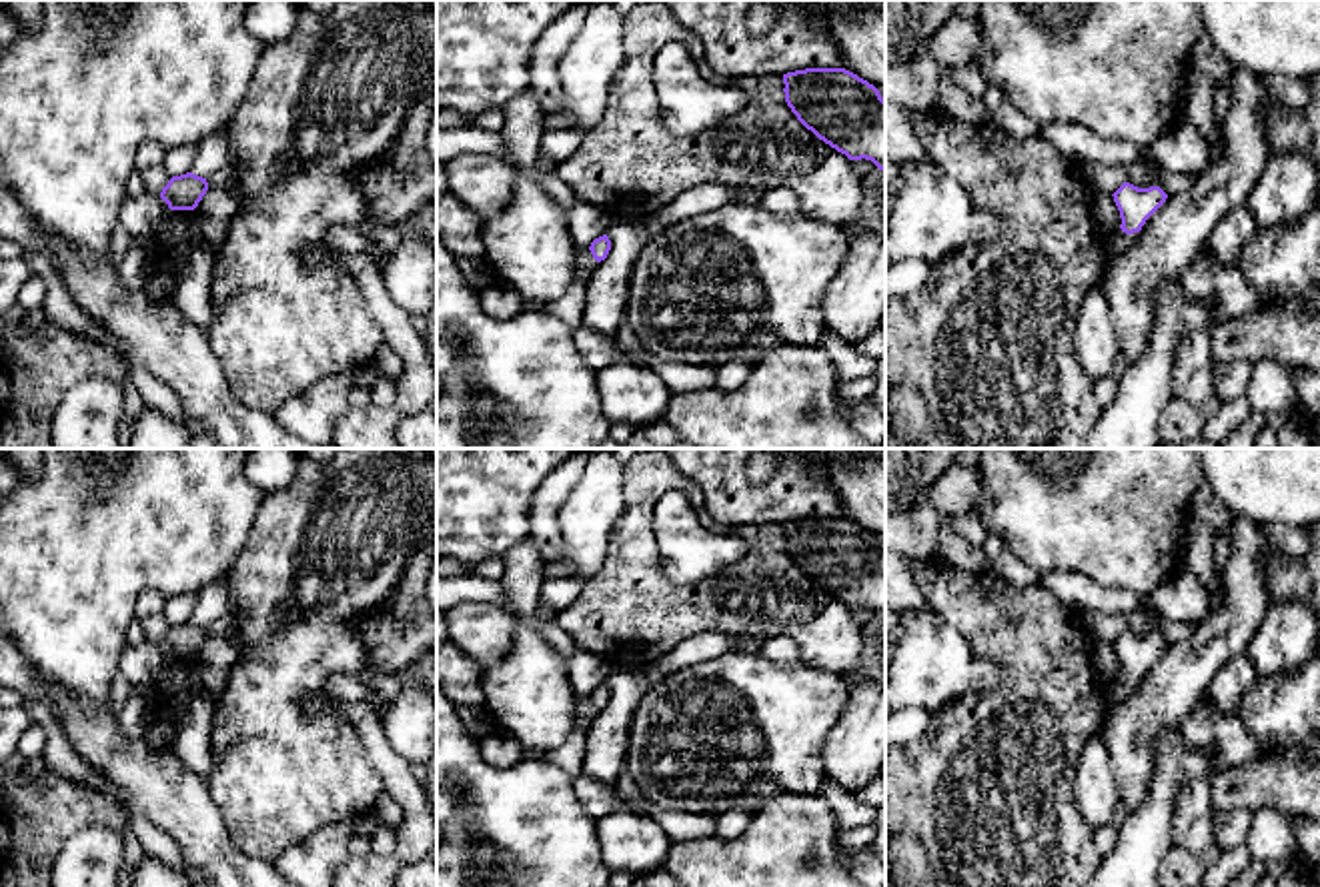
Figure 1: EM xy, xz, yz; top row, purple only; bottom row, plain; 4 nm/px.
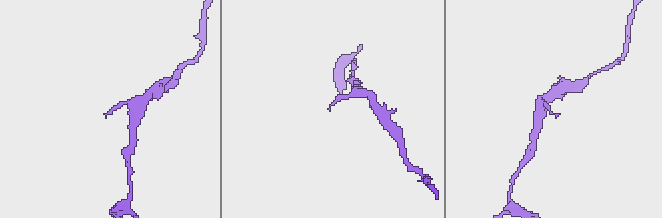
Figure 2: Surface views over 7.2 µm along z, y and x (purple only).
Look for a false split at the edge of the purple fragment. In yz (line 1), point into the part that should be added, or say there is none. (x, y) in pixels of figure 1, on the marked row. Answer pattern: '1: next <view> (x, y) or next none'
1: next yz (1118, 243)

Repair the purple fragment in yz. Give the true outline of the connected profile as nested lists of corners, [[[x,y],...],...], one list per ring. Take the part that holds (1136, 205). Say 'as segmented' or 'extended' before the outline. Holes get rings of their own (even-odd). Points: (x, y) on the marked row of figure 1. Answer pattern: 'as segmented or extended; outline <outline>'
extended; outline [[[1124,182],[1114,194],[1120,210],[1120,230],[1104,238],[1106,258],[1112,262],[1126,252],[1138,238],[1146,220],[1166,202],[1168,194],[1160,186],[1138,188]]]

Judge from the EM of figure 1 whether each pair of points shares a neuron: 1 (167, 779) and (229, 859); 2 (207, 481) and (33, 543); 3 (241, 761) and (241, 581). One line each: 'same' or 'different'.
1: same
2: same
3: same

